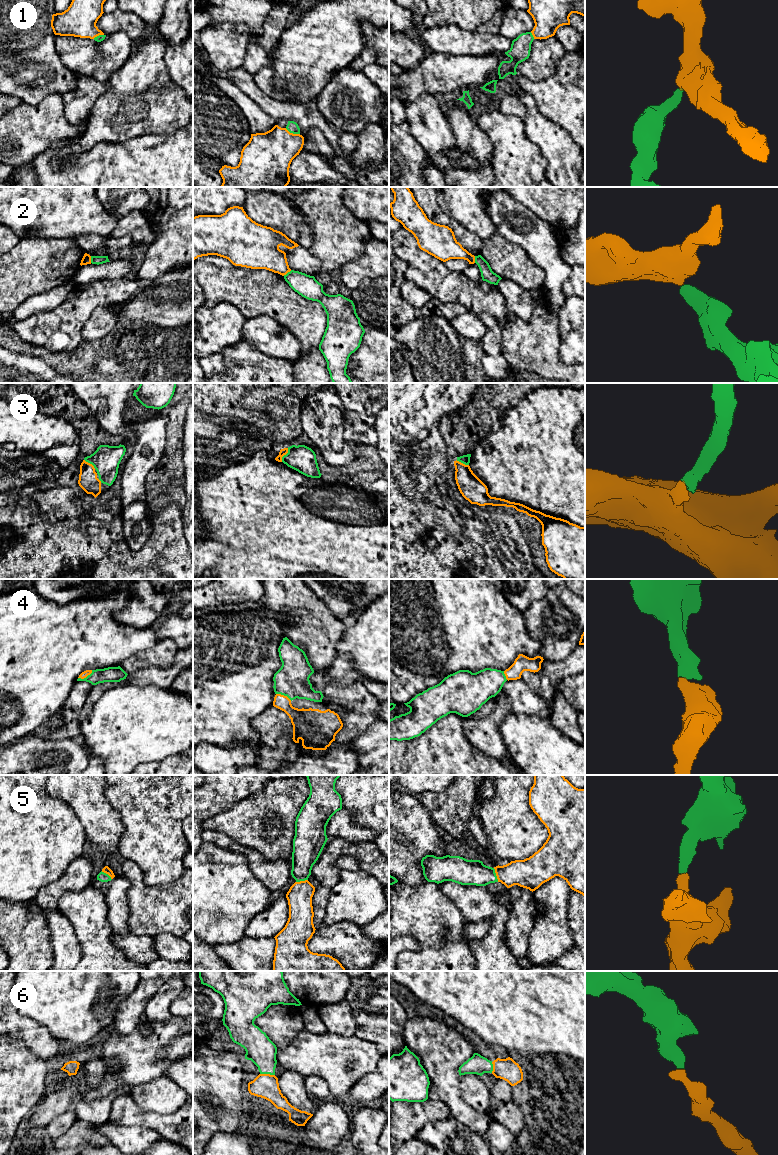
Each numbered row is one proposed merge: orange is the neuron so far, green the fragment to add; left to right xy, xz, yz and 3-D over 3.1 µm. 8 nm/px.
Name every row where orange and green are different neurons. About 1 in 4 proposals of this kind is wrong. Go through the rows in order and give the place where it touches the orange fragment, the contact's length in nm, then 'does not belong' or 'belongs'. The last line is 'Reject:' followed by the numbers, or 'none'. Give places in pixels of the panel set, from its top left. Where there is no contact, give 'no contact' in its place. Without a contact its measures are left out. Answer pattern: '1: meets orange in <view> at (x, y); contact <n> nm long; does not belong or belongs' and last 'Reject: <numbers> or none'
1: meets orange in xz at (292, 133); contact 130 nm long; belongs
2: meets orange in xz at (287, 272); contact 80 nm long; does not belong
3: meets orange in xz at (284, 454); contact 130 nm long; belongs
4: meets orange in xy at (85, 677); contact 140 nm long; belongs
5: meets orange in yz at (496, 875); contact 120 nm long; belongs
6: meets orange in xz at (267, 1074); contact 120 nm long; belongs
Reject: 2

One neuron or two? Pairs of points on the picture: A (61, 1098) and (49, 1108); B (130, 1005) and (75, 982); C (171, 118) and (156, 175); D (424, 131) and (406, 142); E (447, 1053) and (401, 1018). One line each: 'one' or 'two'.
A: one
B: two
C: two
D: two
E: two

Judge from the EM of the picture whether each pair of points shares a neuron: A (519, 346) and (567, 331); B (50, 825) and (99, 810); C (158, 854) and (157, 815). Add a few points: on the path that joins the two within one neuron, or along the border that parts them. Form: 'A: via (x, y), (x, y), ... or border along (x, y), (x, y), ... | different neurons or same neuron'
A: border along (557, 310), (559, 357) | different neurons
B: border along (61, 800), (77, 816), (86, 836) | different neurons
C: via (157, 844), (157, 825) | same neuron

